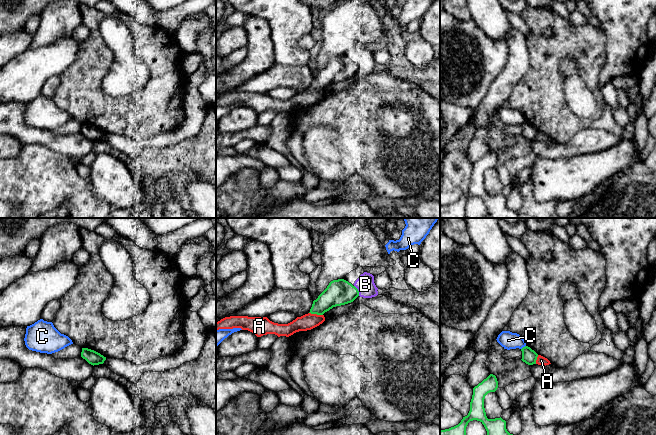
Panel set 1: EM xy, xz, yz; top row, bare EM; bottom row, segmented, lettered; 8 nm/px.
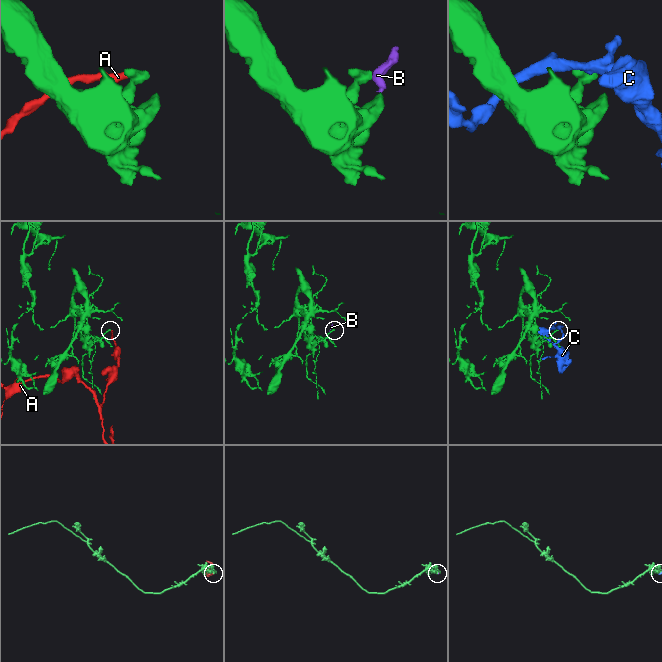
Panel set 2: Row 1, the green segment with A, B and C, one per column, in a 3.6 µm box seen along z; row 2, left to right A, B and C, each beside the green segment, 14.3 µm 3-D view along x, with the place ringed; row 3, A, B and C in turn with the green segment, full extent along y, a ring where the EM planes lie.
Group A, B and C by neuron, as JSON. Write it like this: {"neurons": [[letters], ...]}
{"neurons": [["A"], ["B"], ["C"]]}

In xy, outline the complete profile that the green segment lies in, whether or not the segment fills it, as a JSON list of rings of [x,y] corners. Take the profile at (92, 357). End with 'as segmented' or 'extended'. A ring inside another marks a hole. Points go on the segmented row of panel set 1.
[[[82,348],[81,357],[93,366],[103,364],[106,360],[106,357],[88,348]]] | as segmented

